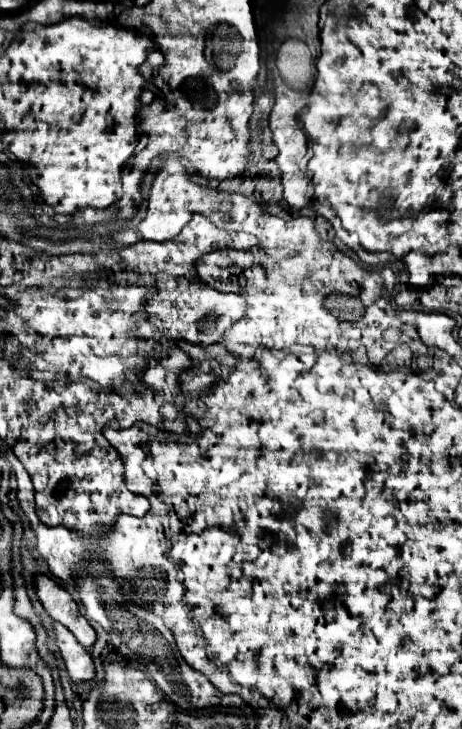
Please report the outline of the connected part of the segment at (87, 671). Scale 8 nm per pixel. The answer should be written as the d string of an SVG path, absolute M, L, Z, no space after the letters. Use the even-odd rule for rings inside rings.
M53 623L55 629L55 643L59 647L59 653L65 661L67 673L73 681L87 681L95 677L95 667L93 667L93 659L89 655L87 649L83 649L77 639L73 637L73 633L63 627L61 623Z

